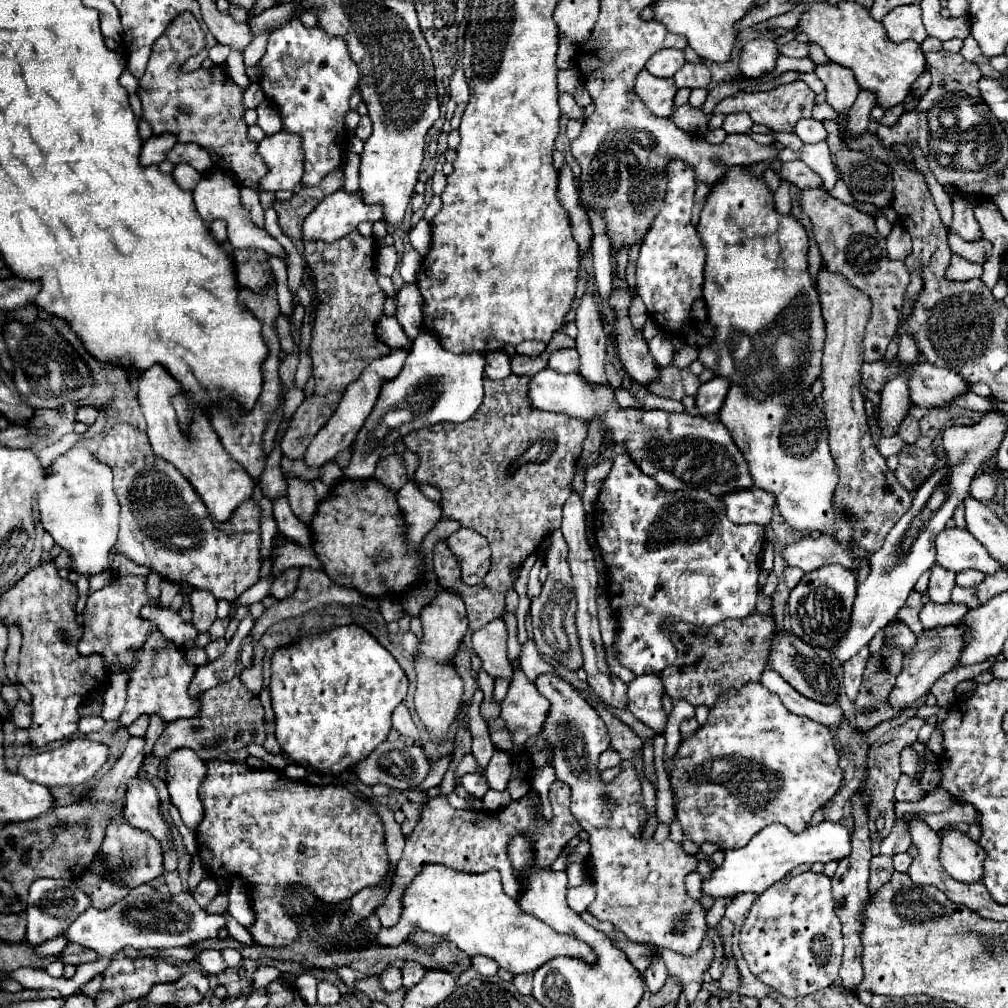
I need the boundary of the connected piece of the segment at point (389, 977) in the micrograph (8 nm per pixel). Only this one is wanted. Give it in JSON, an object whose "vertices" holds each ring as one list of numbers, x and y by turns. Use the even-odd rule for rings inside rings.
{"vertices":[[388,967,382,975,380,975,380,987,384,991,396,991,402,987,402,973,396,967]]}

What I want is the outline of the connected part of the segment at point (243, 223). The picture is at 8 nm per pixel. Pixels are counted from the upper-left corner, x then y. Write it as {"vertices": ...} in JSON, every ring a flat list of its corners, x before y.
{"vertices":[[220,169,216,171,210,171,208,175,202,175,200,183,196,185,194,189,194,201,196,201,196,209,200,213,200,217,210,223,214,219,226,219,228,223,228,239,232,243,234,249,248,249,248,247,258,247,258,249,264,249,268,251,270,255,274,257,280,257,286,261,286,251,282,249,282,245,270,237,264,229,258,229,252,219,250,219,250,213,242,207,242,201,240,201,240,187,238,187,238,181,234,179,234,175,230,173,224,173]]}

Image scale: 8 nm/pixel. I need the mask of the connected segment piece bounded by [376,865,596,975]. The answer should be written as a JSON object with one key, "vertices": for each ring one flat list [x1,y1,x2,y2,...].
{"vertices":[[444,865,424,867,404,893,400,923,392,929,382,927,376,943,396,947,408,939,408,933,414,931,414,927,446,937,470,957,486,955,514,975,534,973,554,957,576,957,588,965,596,965,596,953,588,943,572,935,556,933,546,923,540,923,538,917,520,911,520,905,504,893,500,873,496,869,480,875,468,875,450,871]]}

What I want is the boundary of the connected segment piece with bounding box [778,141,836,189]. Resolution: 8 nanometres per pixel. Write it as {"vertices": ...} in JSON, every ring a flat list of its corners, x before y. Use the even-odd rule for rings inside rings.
{"vertices":[[824,141,806,143,800,151,782,149,778,155,784,161,804,161,812,171,816,171,824,179,824,189,832,189,836,185,836,171,830,161,830,149]]}

